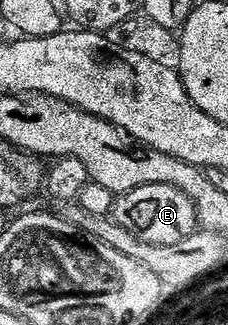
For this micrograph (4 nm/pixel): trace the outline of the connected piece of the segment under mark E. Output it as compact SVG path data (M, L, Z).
M139 186L138 188L136 188L135 190L131 190L130 192L120 193L120 195L118 195L116 199L114 199L111 219L118 226L122 227L123 230L127 230L131 234L133 234L137 240L142 240L145 243L149 243L151 247L173 247L177 243L183 242L183 240L188 238L188 236L198 231L199 228L197 222L197 211L195 210L195 206L193 205L191 200L187 198L185 194L183 194L181 190L175 190L175 186Z

